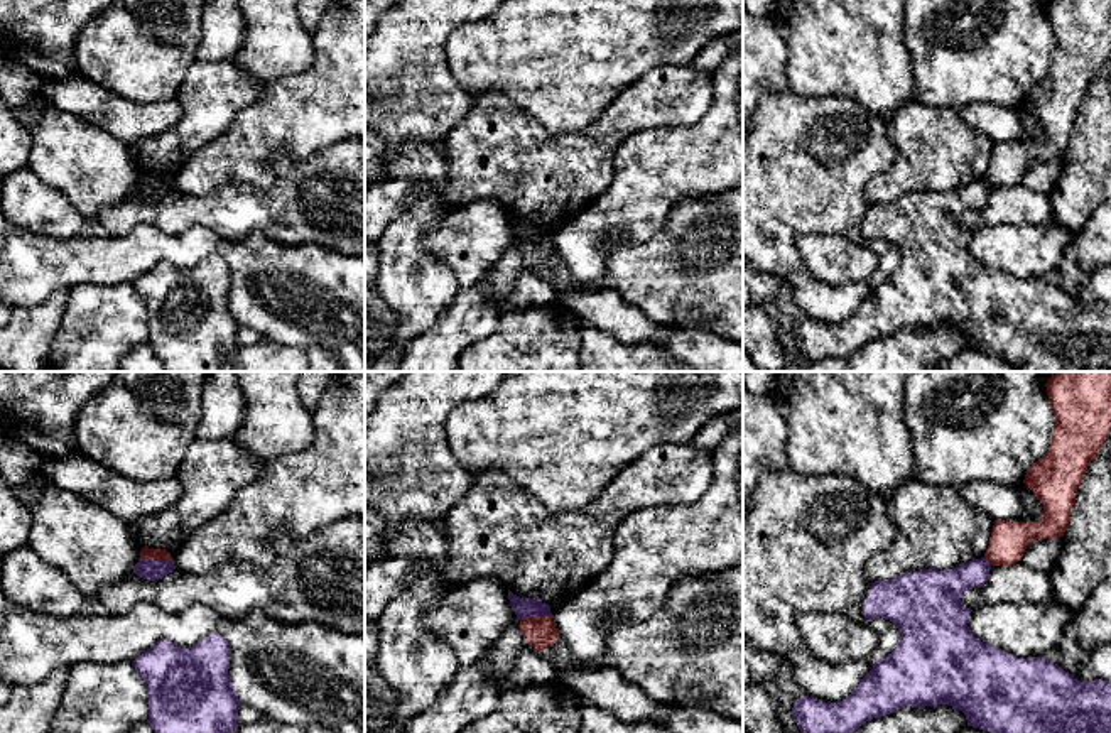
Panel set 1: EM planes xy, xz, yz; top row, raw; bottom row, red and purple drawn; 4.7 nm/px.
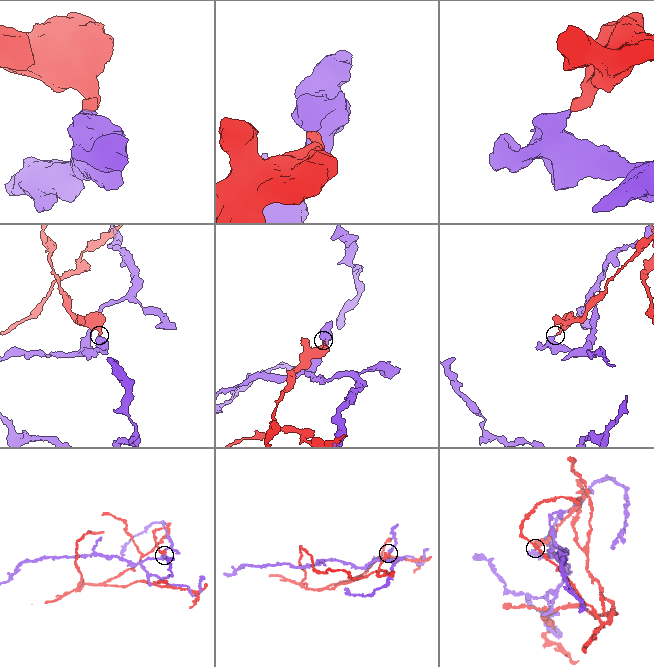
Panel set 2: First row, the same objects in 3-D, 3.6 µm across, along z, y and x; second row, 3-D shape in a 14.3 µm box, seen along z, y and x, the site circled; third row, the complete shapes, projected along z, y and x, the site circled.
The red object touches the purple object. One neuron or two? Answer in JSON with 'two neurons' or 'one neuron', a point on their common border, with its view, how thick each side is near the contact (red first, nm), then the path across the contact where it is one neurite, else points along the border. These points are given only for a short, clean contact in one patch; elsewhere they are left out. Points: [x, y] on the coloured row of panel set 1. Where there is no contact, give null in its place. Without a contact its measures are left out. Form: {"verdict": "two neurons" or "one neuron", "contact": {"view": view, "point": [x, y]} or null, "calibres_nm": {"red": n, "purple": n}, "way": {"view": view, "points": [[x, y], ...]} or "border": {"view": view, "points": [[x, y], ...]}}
{"verdict": "two neurons", "contact": {"view": "xy", "point": [156, 559]}, "calibres_nm": {"red": 60, "purple": 100}, "border": {"view": "xy", "points": [[140, 558], [171, 563]]}}

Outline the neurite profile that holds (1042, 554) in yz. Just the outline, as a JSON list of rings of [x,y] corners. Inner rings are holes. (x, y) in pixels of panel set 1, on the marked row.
[[[1062,537],[1035,539],[1027,546],[1022,561],[1032,569],[1052,573],[1057,566],[1057,561],[1062,557],[1062,551]]]

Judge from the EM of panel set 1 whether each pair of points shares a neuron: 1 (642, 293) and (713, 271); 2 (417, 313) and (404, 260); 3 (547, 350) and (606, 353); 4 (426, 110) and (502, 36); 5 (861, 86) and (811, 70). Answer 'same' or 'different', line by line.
1: same
2: same
3: different
4: different
5: same

